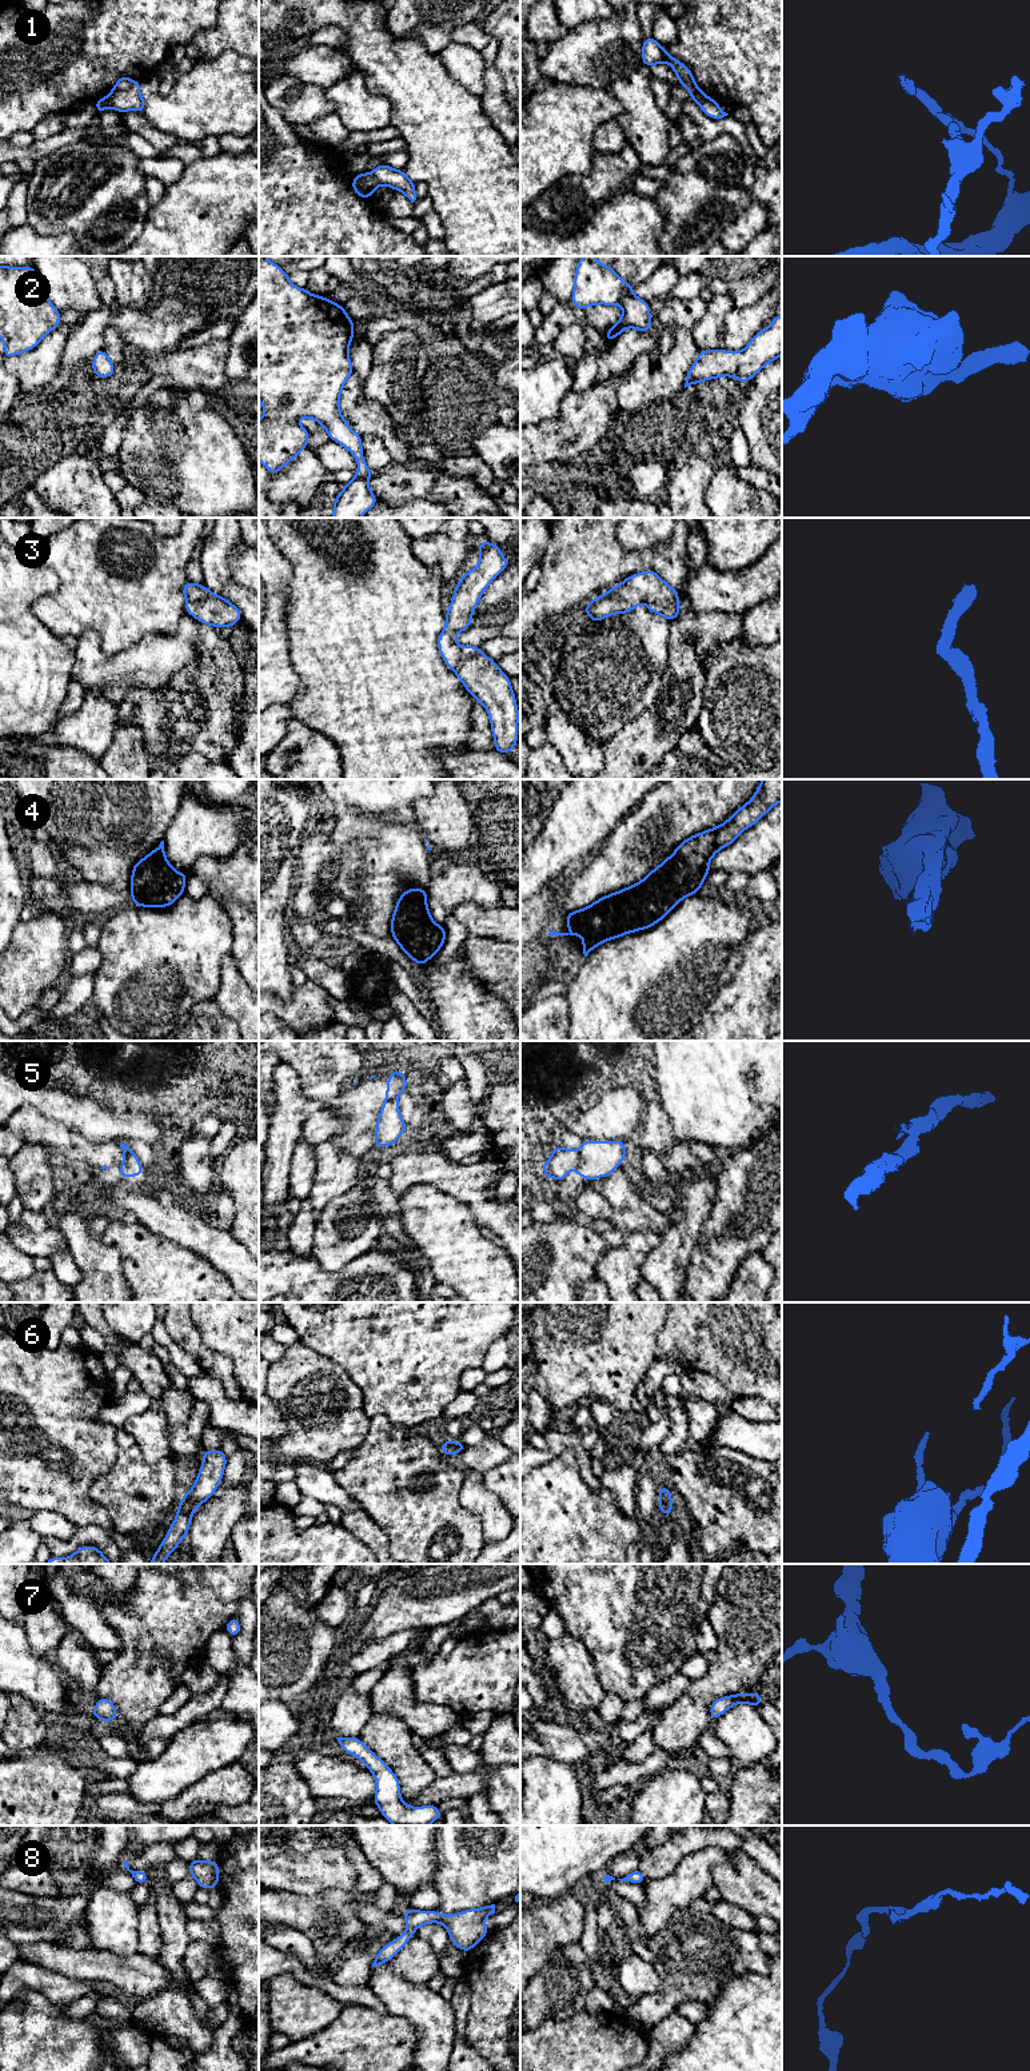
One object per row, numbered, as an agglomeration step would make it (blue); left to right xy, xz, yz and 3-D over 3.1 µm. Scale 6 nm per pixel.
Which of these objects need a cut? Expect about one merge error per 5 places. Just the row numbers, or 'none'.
1, 5

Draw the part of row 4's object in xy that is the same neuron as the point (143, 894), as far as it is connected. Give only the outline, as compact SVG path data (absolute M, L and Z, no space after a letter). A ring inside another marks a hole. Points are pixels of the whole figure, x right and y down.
M164 841L143 859L139 859L131 875L132 905L167 907L184 894L185 873L177 873L167 861Z

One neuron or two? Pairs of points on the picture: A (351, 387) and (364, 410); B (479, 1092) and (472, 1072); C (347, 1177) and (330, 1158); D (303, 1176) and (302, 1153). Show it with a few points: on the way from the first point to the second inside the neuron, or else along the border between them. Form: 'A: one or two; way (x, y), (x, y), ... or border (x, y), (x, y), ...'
A: one; way (351, 394), (351, 403), (358, 410)
B: one; way (478, 1086), (475, 1077)
C: one; way (343, 1173), (332, 1162)
D: one; way (303, 1170), (303, 1158)

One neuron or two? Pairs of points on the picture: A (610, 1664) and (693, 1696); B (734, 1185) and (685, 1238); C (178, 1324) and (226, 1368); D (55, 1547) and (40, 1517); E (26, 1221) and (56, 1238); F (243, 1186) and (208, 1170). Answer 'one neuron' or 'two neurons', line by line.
A: two neurons
B: two neurons
C: one neuron
D: two neurons
E: two neurons
F: two neurons

